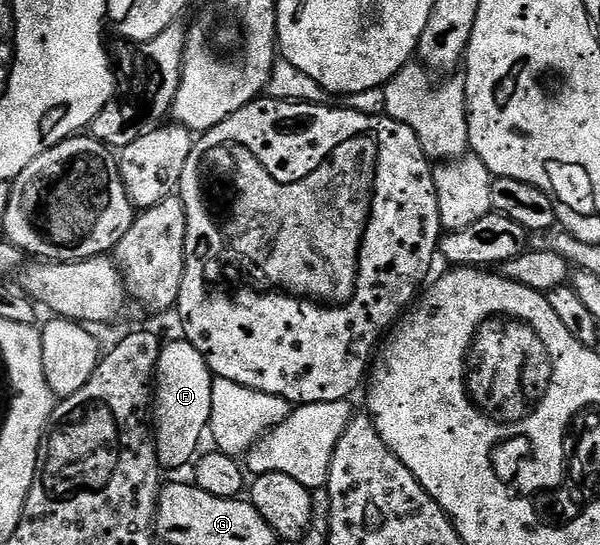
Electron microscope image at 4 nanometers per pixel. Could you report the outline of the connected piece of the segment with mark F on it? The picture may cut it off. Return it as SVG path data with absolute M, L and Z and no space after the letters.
M186 340L164 343L160 347L158 368L153 383L151 422L155 451L160 469L177 470L196 457L199 442L205 436L212 414L214 375L197 348Z

